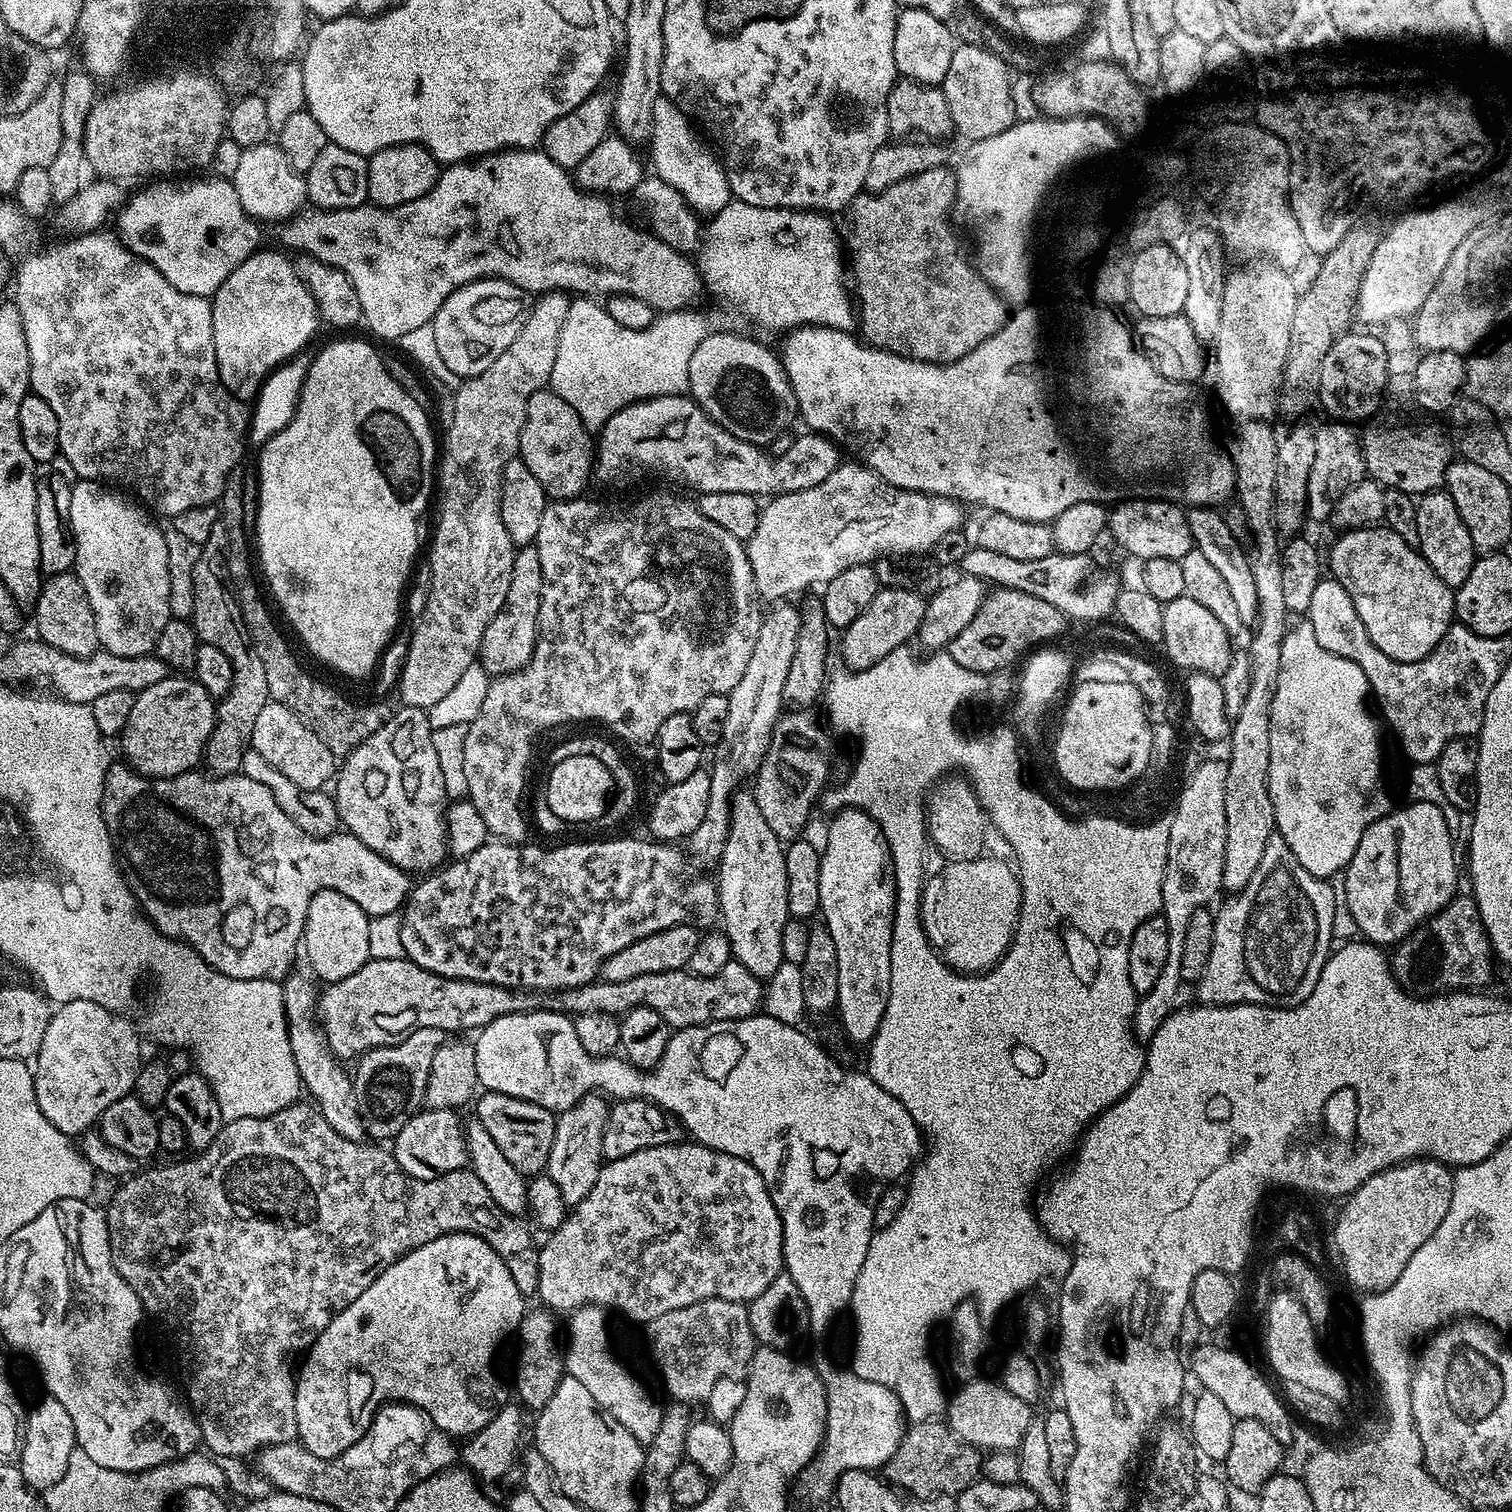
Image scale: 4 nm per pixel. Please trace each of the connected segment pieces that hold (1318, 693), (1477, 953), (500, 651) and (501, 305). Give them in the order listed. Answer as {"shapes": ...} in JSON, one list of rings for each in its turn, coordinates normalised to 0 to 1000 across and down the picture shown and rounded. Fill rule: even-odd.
{"shapes":[[[[860,411],[858,415],[853,415],[847,426],[847,446],[845,448],[845,456],[843,459],[842,467],[840,470],[840,505],[839,505],[839,524],[842,528],[843,550],[856,562],[856,567],[866,575],[866,578],[874,581],[880,581],[884,577],[888,577],[892,573],[893,567],[896,567],[896,562],[898,562],[898,557],[901,557],[901,552],[909,544],[915,540],[918,540],[922,536],[921,524],[918,522],[918,516],[915,514],[915,489],[913,487],[914,479],[909,473],[906,468],[906,456],[903,451],[903,446],[893,435],[885,435],[885,433],[880,433],[880,430],[874,430],[872,422],[869,422],[869,417],[864,411]]],[[[964,591],[954,603],[942,608],[938,614],[936,614],[931,620],[923,625],[921,630],[923,630],[920,630],[919,637],[923,648],[931,656],[940,660],[952,659],[956,656],[983,654],[983,651],[987,648],[987,642],[991,640],[984,615],[980,612],[976,595],[973,591]]],[[[344,361],[341,363],[340,374],[337,377],[337,388],[335,390],[335,398],[332,403],[324,409],[321,419],[319,419],[316,438],[323,444],[323,448],[334,447],[347,442],[353,433],[356,421],[356,406],[358,398],[358,372],[356,372],[354,361]]],[[[314,185],[302,190],[300,194],[298,194],[295,200],[292,200],[290,208],[286,212],[287,224],[290,224],[292,239],[295,239],[295,242],[298,242],[298,245],[300,245],[300,247],[305,250],[319,247],[319,245],[321,245],[321,242],[324,242],[324,239],[327,239],[327,237],[329,237],[329,234],[332,234],[332,231],[335,231],[335,229],[337,229],[340,224],[343,224],[343,218],[345,218],[348,213],[350,203],[350,194],[336,185]]]]}

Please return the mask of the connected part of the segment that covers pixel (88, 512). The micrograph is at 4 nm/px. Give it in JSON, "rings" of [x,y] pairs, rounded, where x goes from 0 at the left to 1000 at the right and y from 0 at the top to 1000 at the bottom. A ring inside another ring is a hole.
{"rings":[[[51,317],[48,319],[46,348],[50,357],[49,378],[57,388],[66,429],[73,433],[97,434],[103,429],[107,414],[114,409],[109,350],[105,349],[92,333],[79,327],[82,327],[65,317]]]}

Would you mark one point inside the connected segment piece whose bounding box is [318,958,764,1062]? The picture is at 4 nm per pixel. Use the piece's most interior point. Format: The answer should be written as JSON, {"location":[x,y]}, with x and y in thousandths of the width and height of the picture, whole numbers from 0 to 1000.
{"location":[254,661]}

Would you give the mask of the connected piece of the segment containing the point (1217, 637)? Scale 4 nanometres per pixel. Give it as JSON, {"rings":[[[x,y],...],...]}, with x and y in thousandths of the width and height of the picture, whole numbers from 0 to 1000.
{"rings":[[[778,393],[776,398],[770,400],[769,406],[770,425],[769,431],[784,445],[796,444],[805,448],[809,448],[812,439],[816,436],[815,425],[812,424],[811,417],[806,412],[806,409],[798,403],[798,401],[790,398],[790,396]]]}

